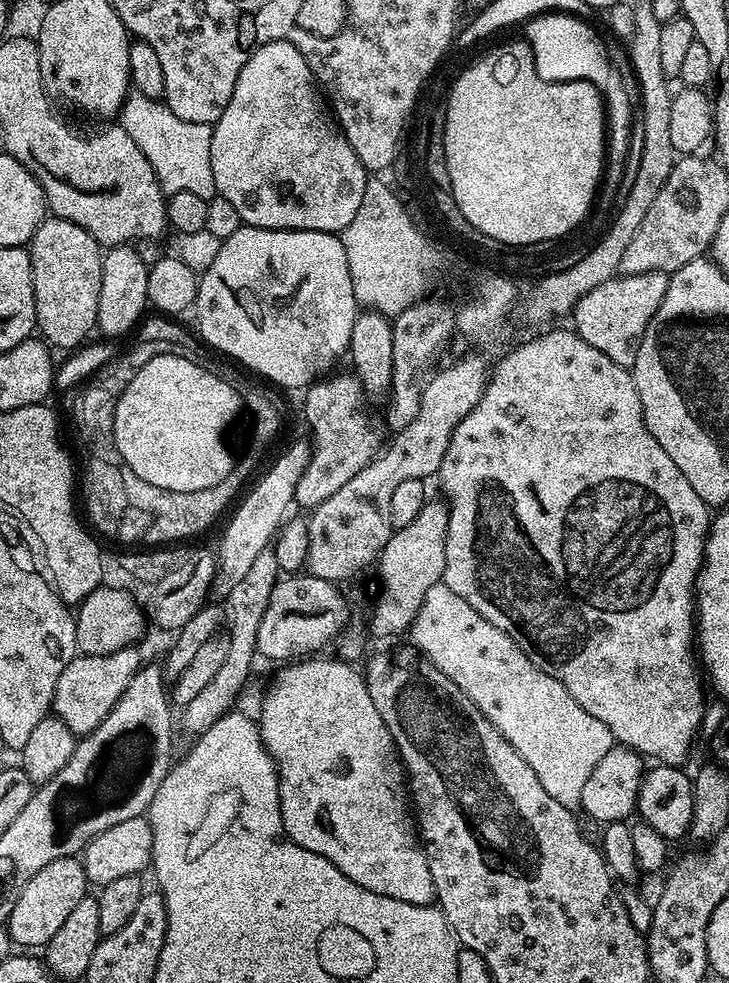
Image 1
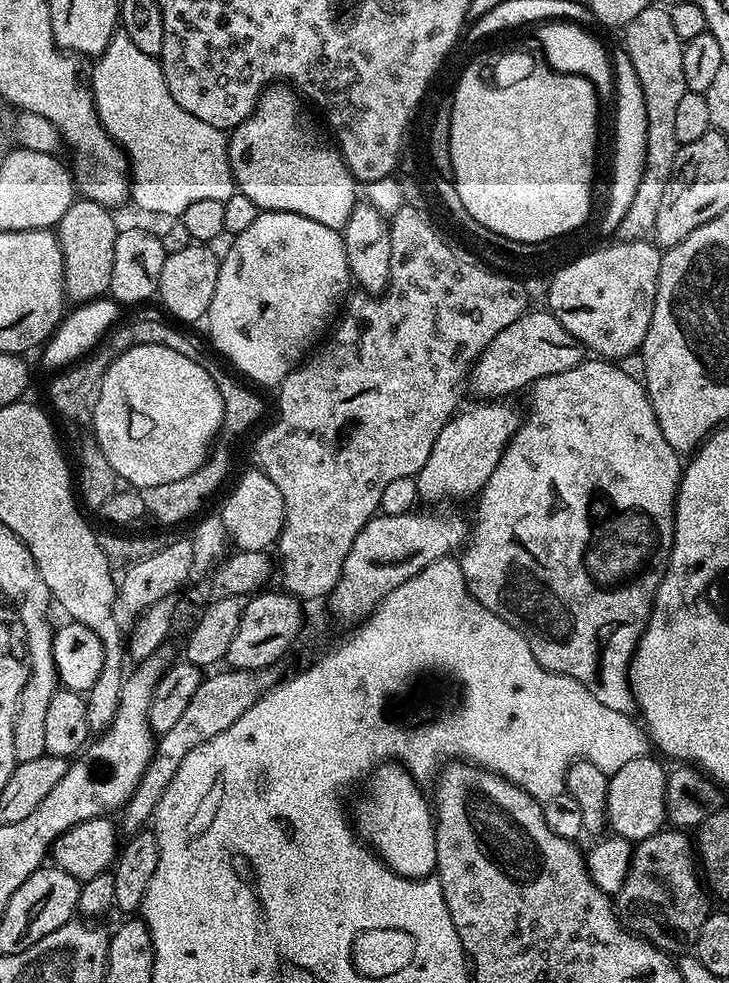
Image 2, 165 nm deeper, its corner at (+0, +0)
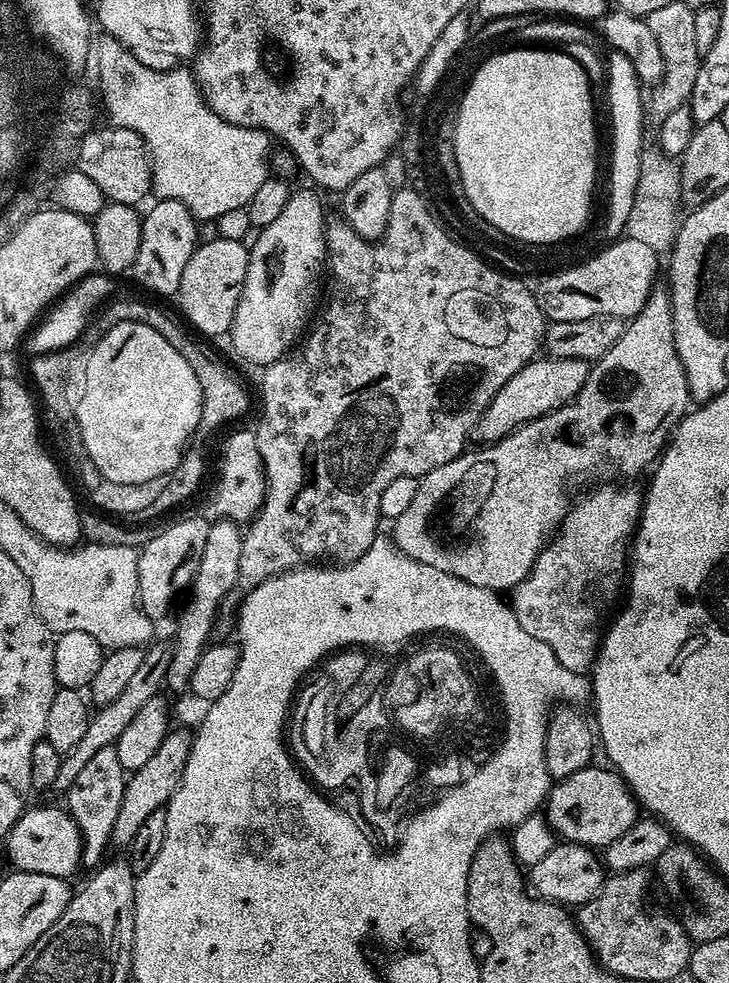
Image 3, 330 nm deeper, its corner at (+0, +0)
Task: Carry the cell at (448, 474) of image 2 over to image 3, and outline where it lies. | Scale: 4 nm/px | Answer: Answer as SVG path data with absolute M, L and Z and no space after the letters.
M551 354L545 357L545 360L537 358L524 364L522 370L518 370L518 374L514 374L514 378L510 378L510 382L502 386L502 390L498 390L498 394L476 423L474 432L477 437L481 436L481 441L501 440L521 424L550 414L555 408L561 408L575 400L588 377L589 361L558 358Z

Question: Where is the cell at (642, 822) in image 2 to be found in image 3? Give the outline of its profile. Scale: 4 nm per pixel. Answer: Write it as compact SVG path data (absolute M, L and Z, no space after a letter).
M608 766L596 767L583 768L578 774L570 774L570 778L555 781L548 790L546 815L549 826L561 841L603 850L634 826L638 805L627 782L616 771Z

